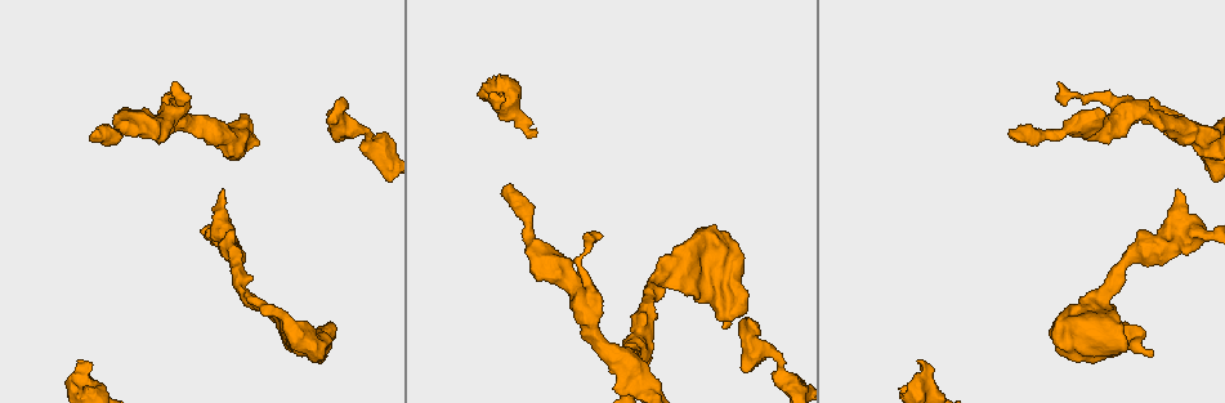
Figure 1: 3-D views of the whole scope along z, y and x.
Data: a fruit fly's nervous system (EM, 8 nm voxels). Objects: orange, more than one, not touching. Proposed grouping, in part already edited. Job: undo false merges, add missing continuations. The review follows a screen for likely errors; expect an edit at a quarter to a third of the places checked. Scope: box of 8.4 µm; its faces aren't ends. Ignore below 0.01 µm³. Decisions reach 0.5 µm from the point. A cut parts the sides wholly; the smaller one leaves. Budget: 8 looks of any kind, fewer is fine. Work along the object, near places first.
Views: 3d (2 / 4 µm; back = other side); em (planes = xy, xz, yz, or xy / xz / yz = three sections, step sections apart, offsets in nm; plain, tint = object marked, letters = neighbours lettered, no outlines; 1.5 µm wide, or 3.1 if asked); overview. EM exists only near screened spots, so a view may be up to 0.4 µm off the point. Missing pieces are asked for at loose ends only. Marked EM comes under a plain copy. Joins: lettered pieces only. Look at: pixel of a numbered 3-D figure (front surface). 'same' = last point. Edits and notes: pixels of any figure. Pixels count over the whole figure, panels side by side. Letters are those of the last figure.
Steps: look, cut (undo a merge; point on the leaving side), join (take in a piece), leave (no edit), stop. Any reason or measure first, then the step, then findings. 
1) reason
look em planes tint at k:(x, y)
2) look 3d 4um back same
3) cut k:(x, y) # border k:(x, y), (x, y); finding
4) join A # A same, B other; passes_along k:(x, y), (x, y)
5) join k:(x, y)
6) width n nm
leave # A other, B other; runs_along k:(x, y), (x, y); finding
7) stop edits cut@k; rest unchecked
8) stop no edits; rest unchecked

free end
look em planes tint at 1:(583, 236)

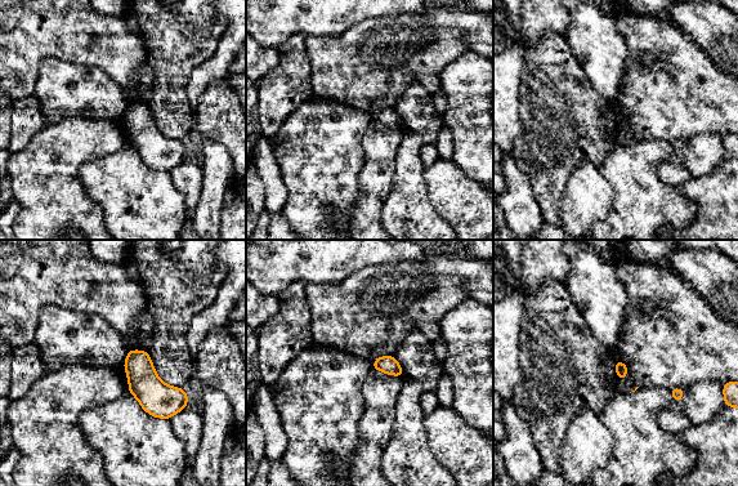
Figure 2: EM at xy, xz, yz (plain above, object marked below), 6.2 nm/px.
look em planes letters same

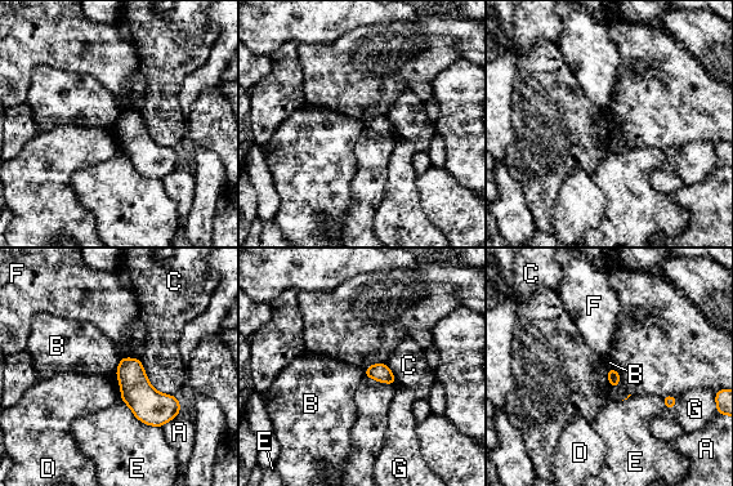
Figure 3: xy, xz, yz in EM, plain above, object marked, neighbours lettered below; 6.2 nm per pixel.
leave # A other, B other, C other, D other, E other, F other, G other; border 3:(120, 360), (115, 370); no lettered piece goes on from it

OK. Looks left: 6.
an open end
look em xy step 8 letters at 1:(97, 130)

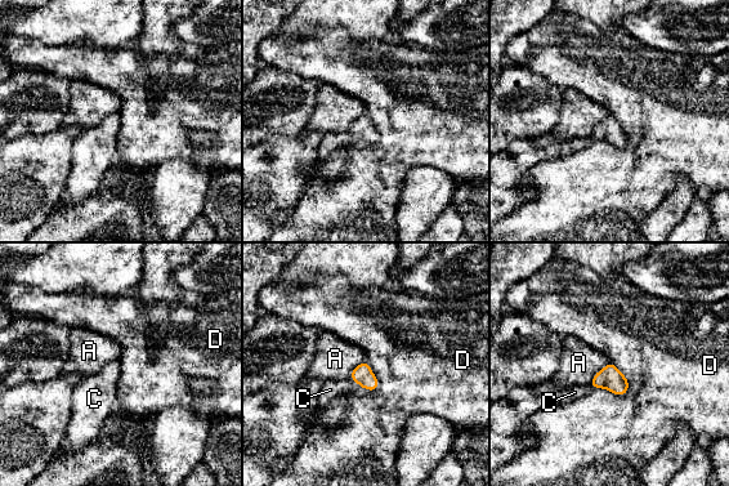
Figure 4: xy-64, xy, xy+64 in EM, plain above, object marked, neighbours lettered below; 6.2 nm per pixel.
width 150 nm
join C # A other, C same, D other; passes_along 4:(363, 375), (354, 380), (330, 389); the neuron continues

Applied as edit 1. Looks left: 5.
look overview

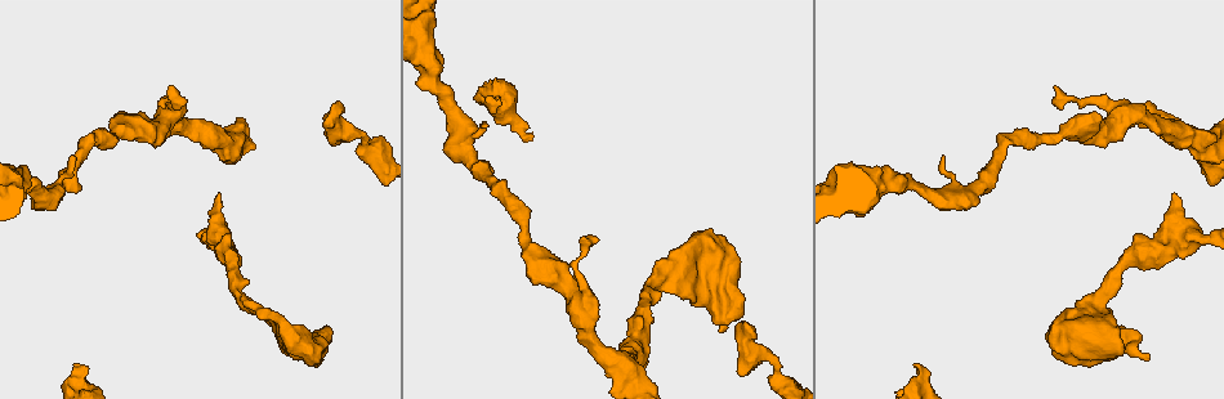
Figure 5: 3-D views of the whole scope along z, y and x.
branch stops here
look em planes letters at 5:(218, 195)

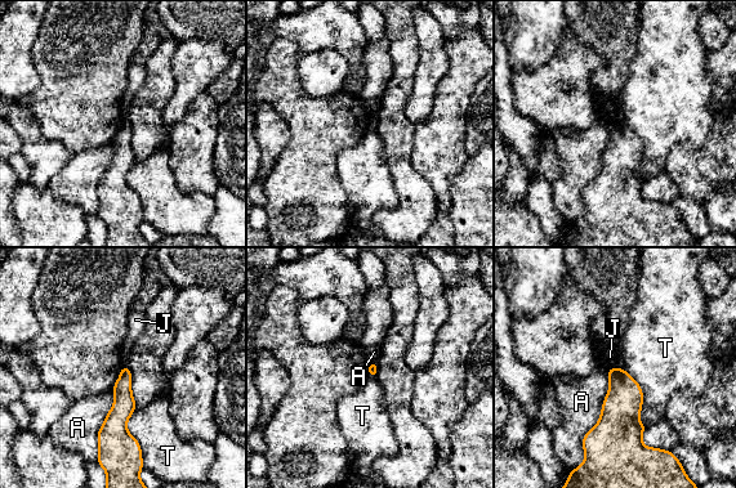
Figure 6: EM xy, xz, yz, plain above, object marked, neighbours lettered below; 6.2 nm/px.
leave # A other, J other, T other; runs_along 6:(125, 370), (116, 448); no lettered piece goes on from it

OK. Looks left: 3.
stop edits join@4; rest unchecked

